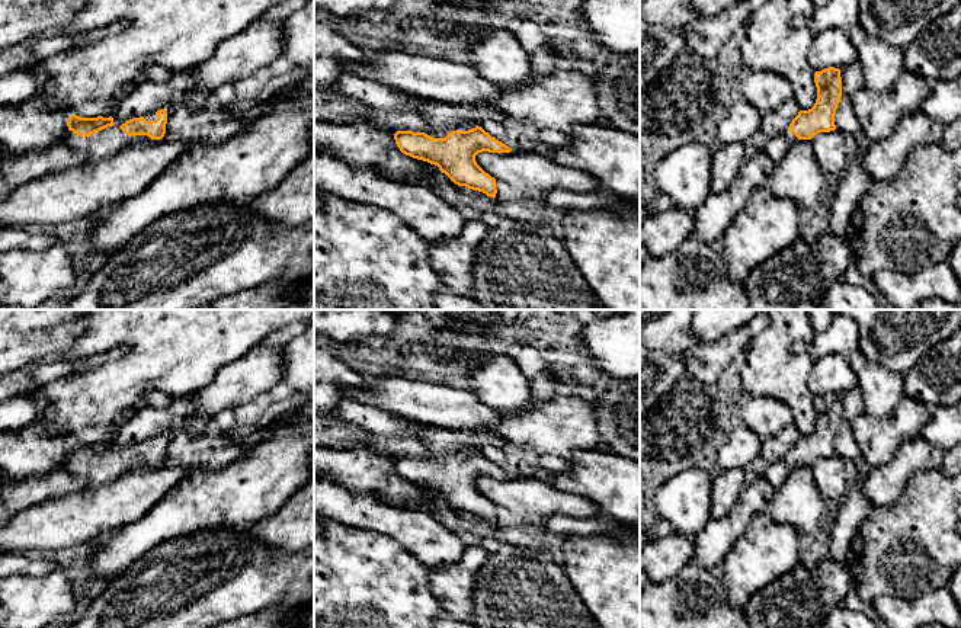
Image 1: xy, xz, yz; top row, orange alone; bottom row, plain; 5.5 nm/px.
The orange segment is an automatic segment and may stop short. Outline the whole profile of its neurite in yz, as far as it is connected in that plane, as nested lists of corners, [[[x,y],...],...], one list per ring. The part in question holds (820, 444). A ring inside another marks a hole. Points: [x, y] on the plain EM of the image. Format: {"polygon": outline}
{"polygon": [[[835,392],[814,398],[817,424],[811,435],[800,436],[788,455],[771,464],[765,470],[765,478],[776,490],[785,483],[787,477],[800,465],[811,465],[819,458],[836,455],[835,440],[842,423],[840,395]]]}

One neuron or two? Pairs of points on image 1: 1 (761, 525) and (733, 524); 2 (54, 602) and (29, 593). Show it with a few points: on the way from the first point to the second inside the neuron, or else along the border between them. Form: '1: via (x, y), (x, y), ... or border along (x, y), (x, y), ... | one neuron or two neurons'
1: border along (764, 510), (753, 518), (749, 528), (729, 551) | two neurons
2: via (48, 599), (35, 599) | one neuron

